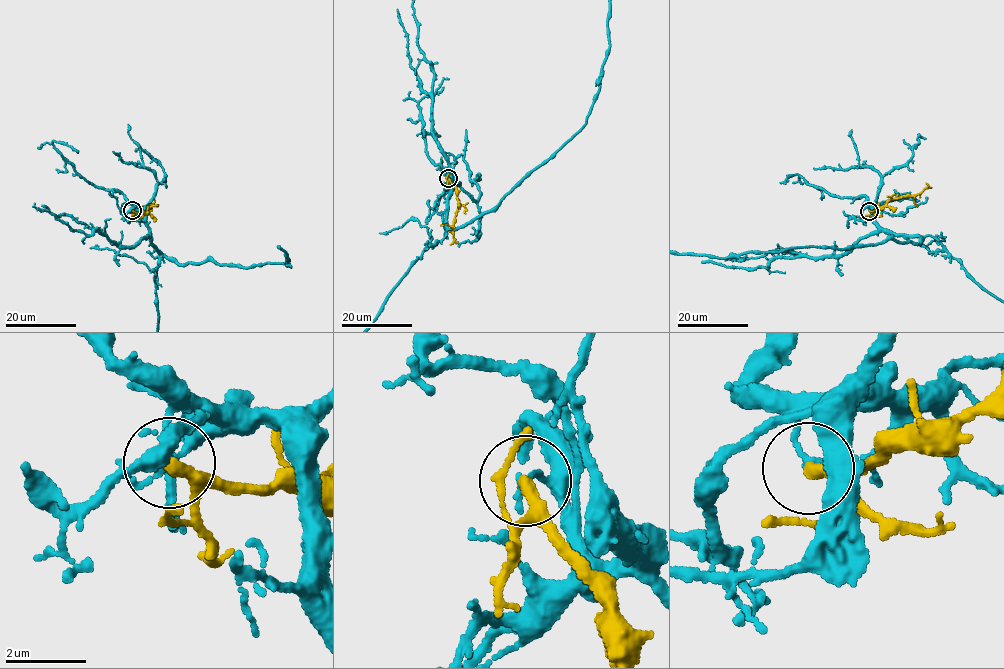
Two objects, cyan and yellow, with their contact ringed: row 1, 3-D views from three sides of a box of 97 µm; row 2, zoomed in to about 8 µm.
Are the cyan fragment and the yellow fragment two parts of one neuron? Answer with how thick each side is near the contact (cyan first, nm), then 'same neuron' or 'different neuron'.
200 nm thick on the cyan side, 300 nm on the other; different neuron

